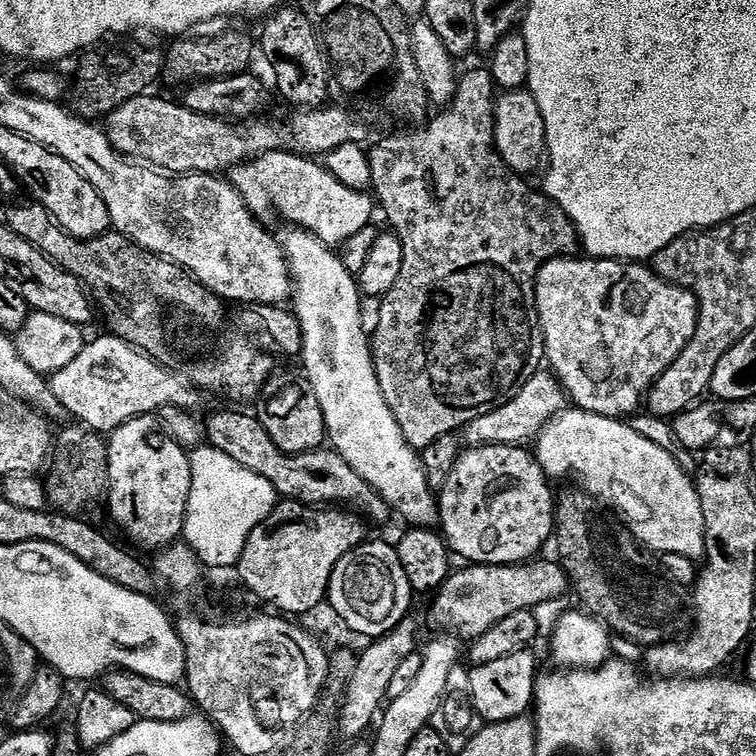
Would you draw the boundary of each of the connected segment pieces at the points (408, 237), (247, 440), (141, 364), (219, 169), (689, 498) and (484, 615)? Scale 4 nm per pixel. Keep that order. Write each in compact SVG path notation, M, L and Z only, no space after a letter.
M487 67L476 68L465 76L463 73L459 77L454 98L443 110L437 111L440 113L436 117L433 115L427 123L420 126L425 128L418 129L416 133L404 132L401 136L388 136L385 140L378 141L367 153L371 187L376 188L374 196L378 201L379 211L380 208L384 211L384 216L388 219L387 227L402 242L402 274L398 274L394 290L387 292L379 301L380 313L376 316L376 329L371 329L370 332L372 361L376 367L378 386L382 386L382 398L386 398L386 406L390 406L406 442L417 450L423 450L432 442L437 442L443 435L459 433L468 421L482 418L482 414L490 414L506 406L506 402L510 402L510 398L518 394L520 387L530 382L534 373L541 371L545 363L544 335L540 333L540 319L536 313L536 275L546 262L575 257L581 247L580 236L569 216L543 191L536 189L535 192L525 177L512 172L510 166L502 162L494 142L494 105L497 95L497 86Z
M248 410L232 411L236 412L214 413L209 418L208 424L206 420L207 443L211 447L222 450L222 454L234 458L234 462L246 466L246 470L254 470L254 474L262 474L262 478L266 478L266 482L270 482L274 486L277 497L297 500L306 506L343 506L345 509L363 514L369 521L372 519L376 524L387 522L388 516L390 517L388 503L366 481L358 478L358 474L354 474L354 470L346 462L346 458L342 458L331 447L321 446L302 454L286 454L282 450L278 450L278 446L274 446L274 438L270 438L270 434L266 434L266 426L262 426L262 422L255 414Z
M103 335L97 340L89 339L70 366L62 366L62 370L51 373L54 395L66 406L73 421L96 433L110 434L134 418L159 413L162 406L195 409L195 404L202 399L197 389L154 362L145 352L139 352L117 336Z
M145 94L138 98L130 98L122 106L118 106L106 117L106 131L108 140L125 158L143 162L157 170L169 174L191 174L202 172L205 174L224 174L242 164L246 160L254 160L257 156L264 156L267 152L295 152L297 156L309 158L324 158L328 152L336 150L347 143L363 145L368 136L368 128L360 120L355 120L344 108L321 106L307 110L296 110L285 120L275 120L269 114L261 115L251 120L233 122L223 120L217 116L198 114L194 110L185 108L183 103L163 100L156 94Z
M575 406L565 407L536 437L534 459L549 481L557 482L573 476L577 480L573 481L589 496L595 496L601 505L609 509L612 507L624 527L653 553L669 552L682 554L697 562L704 560L702 502L696 493L693 477L684 472L675 458L662 450L662 446L650 442L650 438L642 438L642 434L633 430L631 423L614 416L584 412Z
M545 558L537 559L535 562L522 564L474 564L464 566L464 569L453 571L447 582L437 588L431 597L432 609L428 612L428 620L437 628L440 634L451 633L452 636L461 641L473 642L480 635L485 634L492 626L498 625L504 618L510 617L515 611L533 610L542 602L550 602L551 599L562 599L570 592L568 575L559 563L552 564Z

